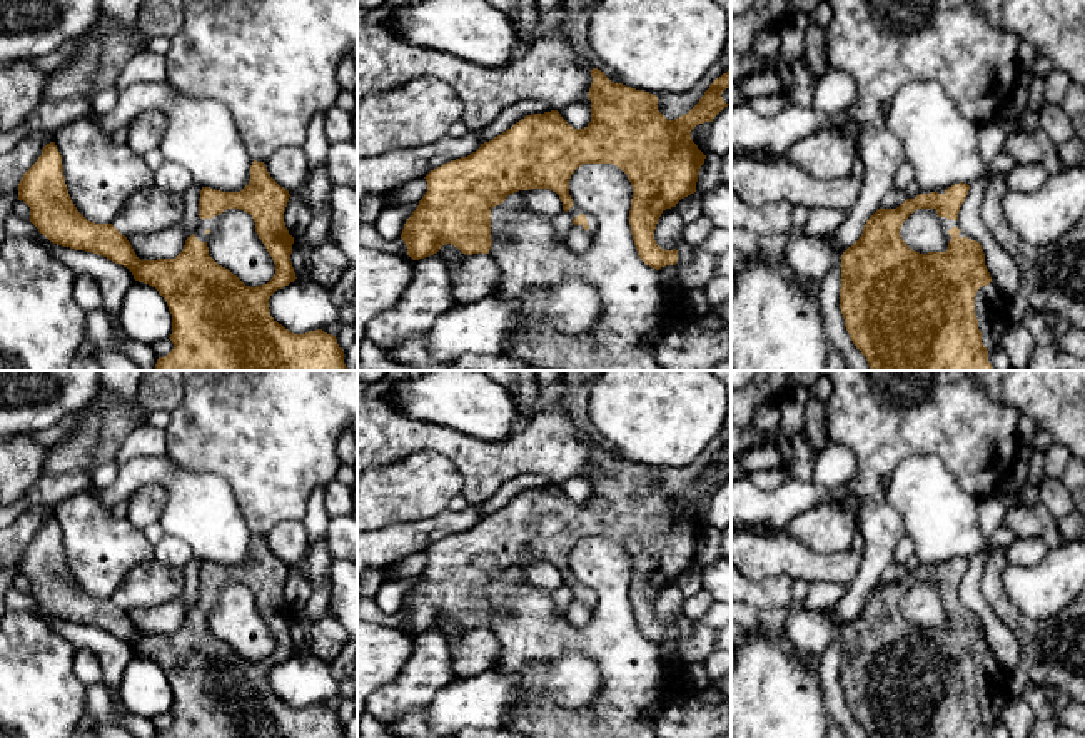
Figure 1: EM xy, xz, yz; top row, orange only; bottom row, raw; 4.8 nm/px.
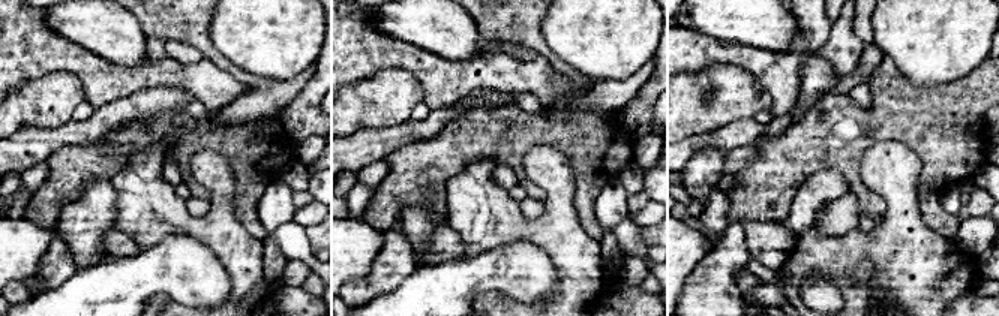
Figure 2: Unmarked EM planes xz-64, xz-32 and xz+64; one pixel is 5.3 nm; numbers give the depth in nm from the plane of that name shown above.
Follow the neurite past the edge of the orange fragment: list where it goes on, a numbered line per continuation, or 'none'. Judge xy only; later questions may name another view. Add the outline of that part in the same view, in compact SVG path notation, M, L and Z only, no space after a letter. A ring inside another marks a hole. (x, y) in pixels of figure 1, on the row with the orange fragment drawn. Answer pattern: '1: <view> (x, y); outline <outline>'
1: xy (204, 224); outline M219 215L212 217L212 219L199 217L199 224L197 224L194 235L200 242L209 242L209 239L217 232L217 229L219 229Z

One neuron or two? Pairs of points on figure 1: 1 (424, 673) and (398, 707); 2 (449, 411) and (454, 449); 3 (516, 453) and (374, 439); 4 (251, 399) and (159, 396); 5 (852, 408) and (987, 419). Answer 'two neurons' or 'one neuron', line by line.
1: one neuron
2: two neurons
3: one neuron
4: two neurons
5: one neuron

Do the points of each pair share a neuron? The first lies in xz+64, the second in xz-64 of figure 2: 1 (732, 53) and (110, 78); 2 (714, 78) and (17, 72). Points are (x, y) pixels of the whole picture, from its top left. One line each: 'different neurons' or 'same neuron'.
1: same neuron
2: different neurons

